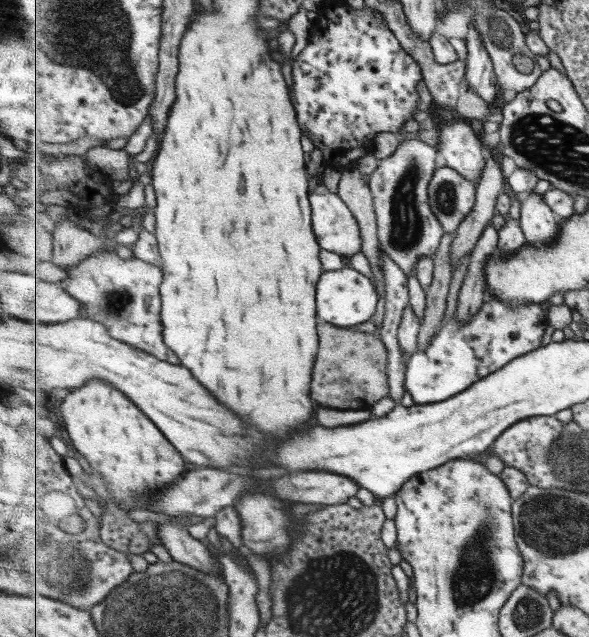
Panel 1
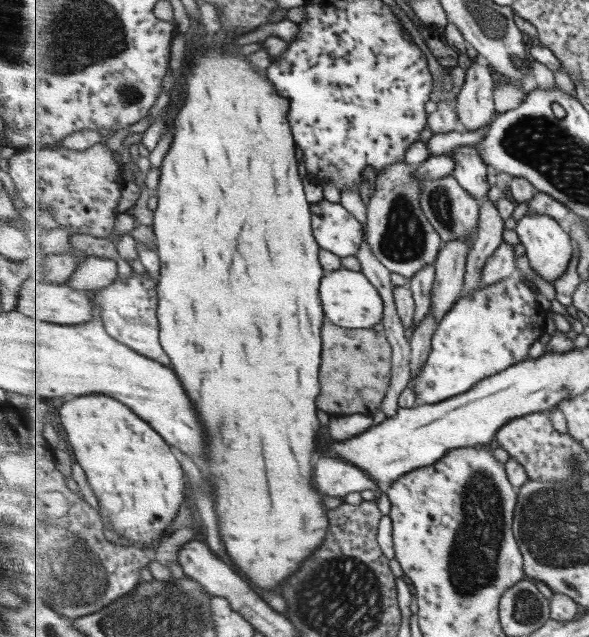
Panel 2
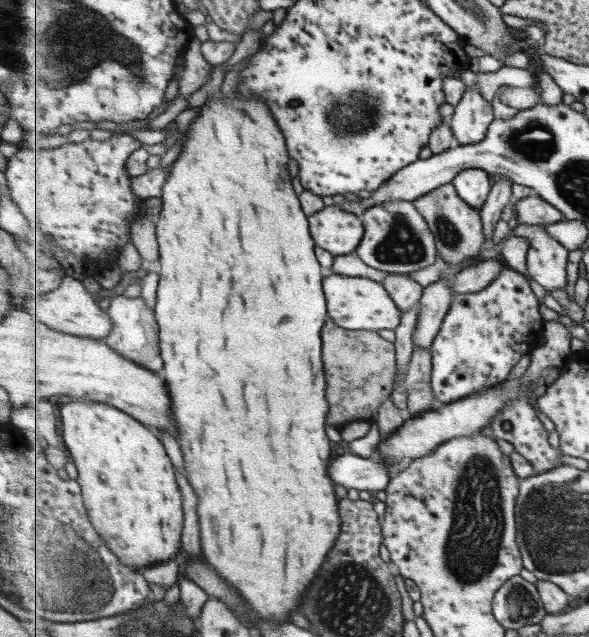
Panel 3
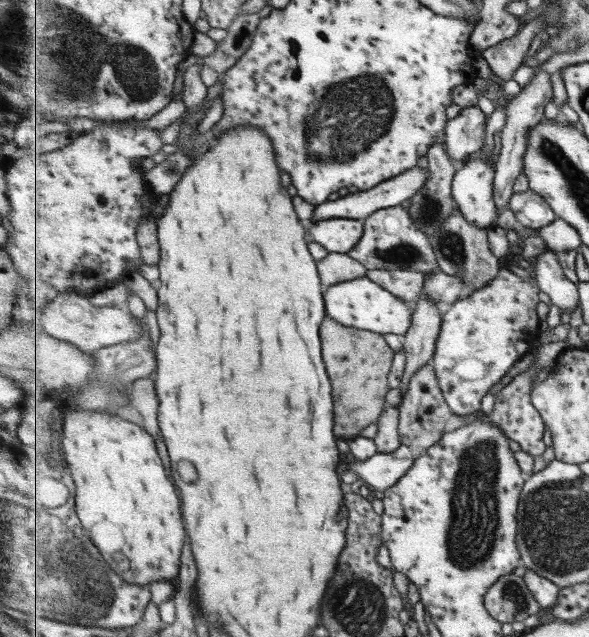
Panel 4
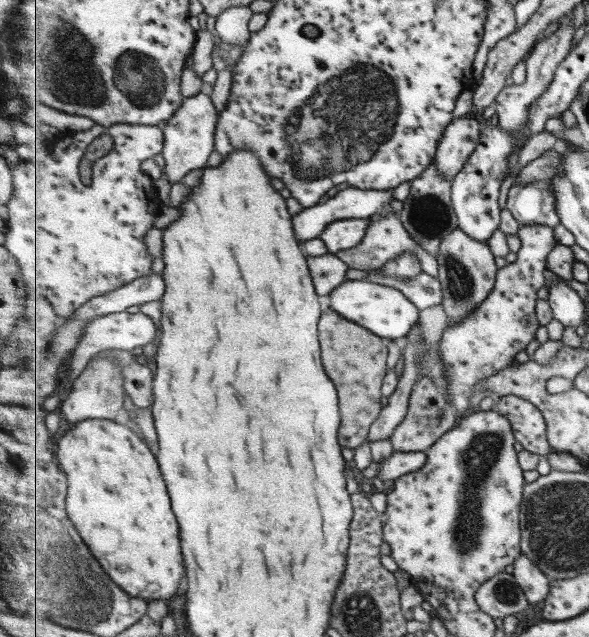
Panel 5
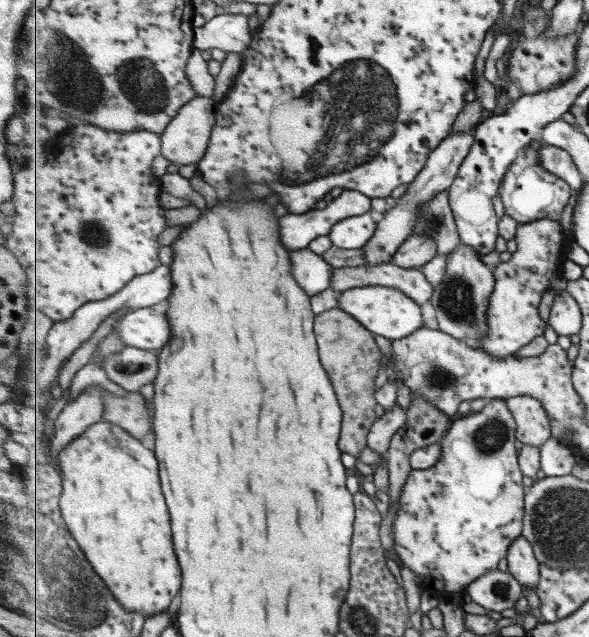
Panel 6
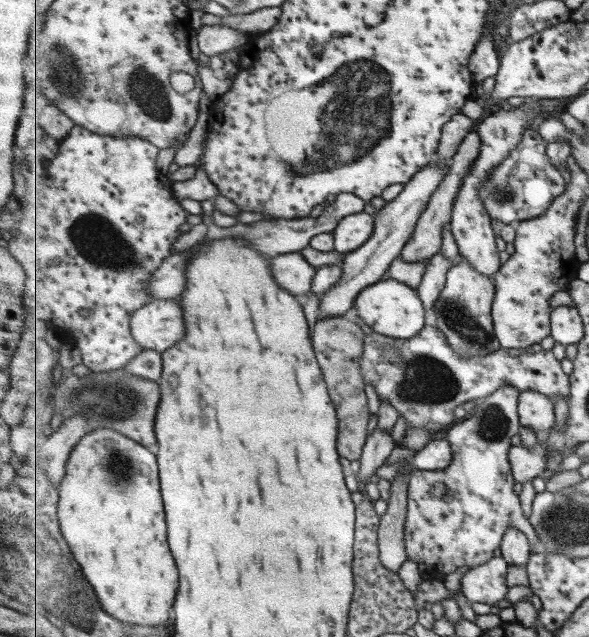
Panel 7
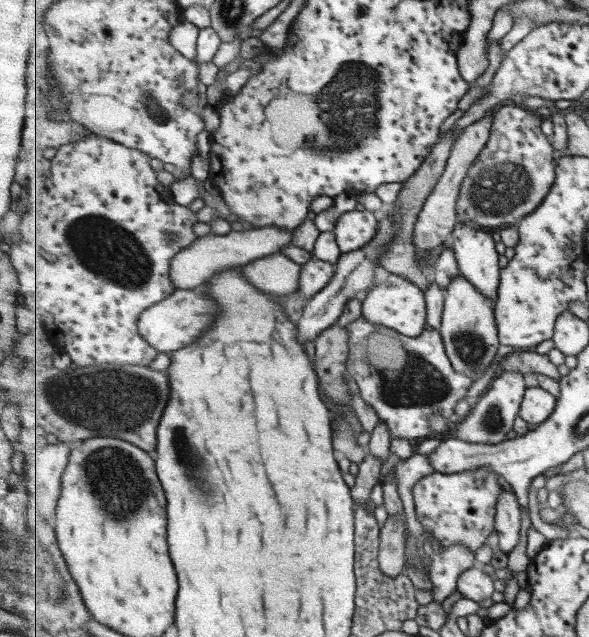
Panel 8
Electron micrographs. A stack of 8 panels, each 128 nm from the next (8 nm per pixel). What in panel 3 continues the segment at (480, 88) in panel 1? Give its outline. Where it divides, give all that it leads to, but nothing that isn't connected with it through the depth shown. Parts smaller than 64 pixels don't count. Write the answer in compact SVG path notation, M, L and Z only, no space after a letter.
M468 86L454 107L449 124L459 144L467 146L485 140L491 124L495 121L493 116L493 106L483 98L477 86Z

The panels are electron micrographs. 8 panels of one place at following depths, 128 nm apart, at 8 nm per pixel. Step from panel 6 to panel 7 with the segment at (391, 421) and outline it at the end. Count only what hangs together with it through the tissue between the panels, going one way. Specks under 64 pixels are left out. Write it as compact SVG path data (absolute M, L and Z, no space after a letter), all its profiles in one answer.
M378 427L368 436L364 454L360 459L360 472L357 474L360 480L369 482L371 476L377 475L377 469L385 465L387 458L393 452L393 448L396 448L393 445L395 444L391 438L391 432L383 432Z

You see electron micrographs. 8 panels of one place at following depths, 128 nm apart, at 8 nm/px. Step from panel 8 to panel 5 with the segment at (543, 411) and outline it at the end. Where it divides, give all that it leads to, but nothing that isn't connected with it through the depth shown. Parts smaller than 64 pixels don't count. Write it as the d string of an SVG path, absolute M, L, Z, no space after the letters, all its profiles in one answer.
M519 395L500 397L497 410L513 425L513 434L525 450L537 455L549 455L548 423L540 407Z

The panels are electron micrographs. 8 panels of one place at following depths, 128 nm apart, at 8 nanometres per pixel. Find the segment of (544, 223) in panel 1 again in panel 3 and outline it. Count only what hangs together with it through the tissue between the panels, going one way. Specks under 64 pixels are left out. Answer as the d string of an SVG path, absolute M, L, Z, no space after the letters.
M518 222L512 234L527 237L531 248L525 256L529 277L545 291L566 289L568 280L569 253L553 234L547 232L547 225L523 224Z

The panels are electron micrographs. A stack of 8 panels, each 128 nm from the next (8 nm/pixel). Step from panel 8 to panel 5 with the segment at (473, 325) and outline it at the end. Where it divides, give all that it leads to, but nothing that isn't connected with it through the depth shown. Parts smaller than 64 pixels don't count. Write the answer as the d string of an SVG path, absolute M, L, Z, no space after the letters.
M458 227L443 240L437 258L440 264L439 278L445 292L442 305L448 317L448 325L463 323L480 308L496 285L499 268L495 264L495 255L488 243L471 238Z

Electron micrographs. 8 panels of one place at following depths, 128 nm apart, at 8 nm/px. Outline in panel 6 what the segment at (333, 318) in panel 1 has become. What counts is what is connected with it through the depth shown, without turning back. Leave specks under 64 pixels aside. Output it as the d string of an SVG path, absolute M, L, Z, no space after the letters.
M369 285L338 294L338 306L353 316L362 326L375 335L391 342L409 337L420 330L425 323L422 305L405 294L405 291L390 286Z

